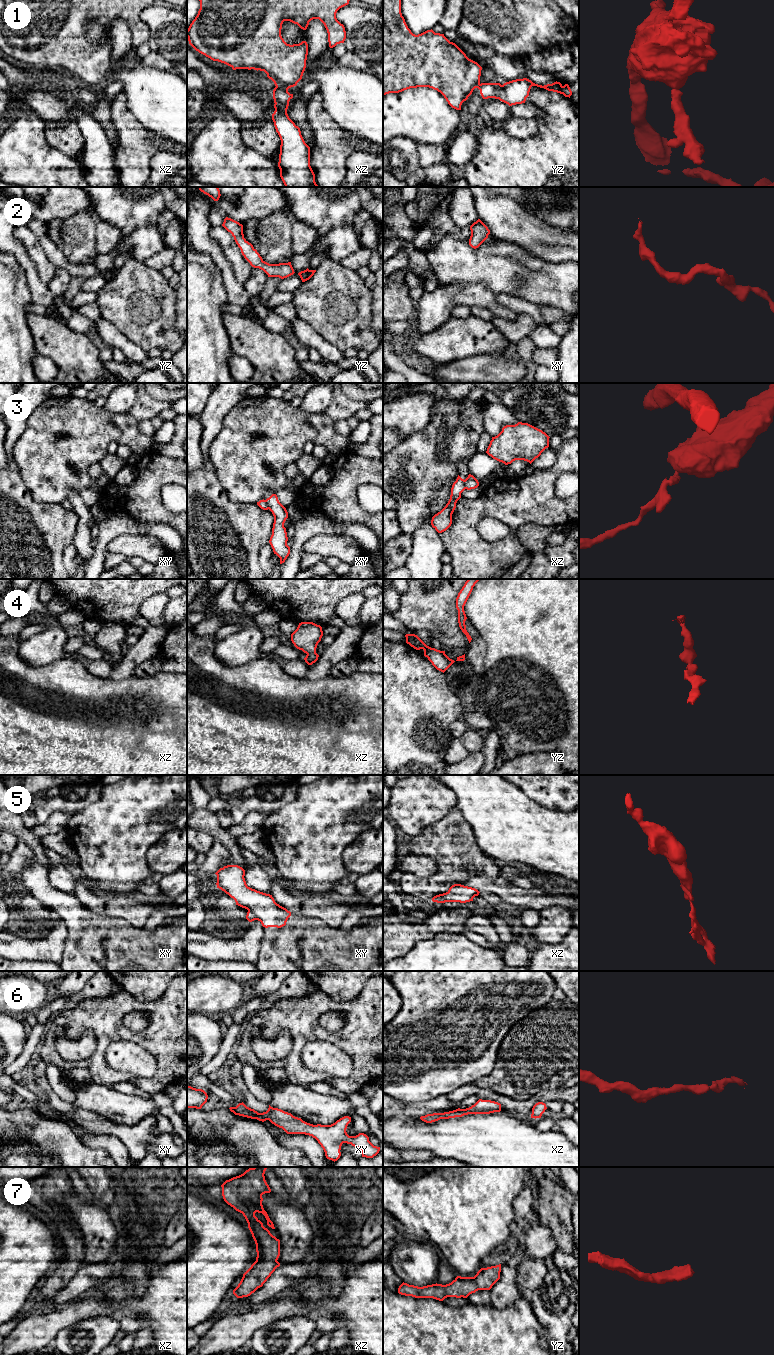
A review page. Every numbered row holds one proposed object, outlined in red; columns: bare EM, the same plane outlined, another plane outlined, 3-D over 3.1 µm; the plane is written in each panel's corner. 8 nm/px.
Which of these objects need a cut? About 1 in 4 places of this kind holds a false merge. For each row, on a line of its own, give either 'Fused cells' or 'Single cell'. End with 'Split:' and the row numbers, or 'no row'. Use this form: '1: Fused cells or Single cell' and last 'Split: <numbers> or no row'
1: Fused cells
2: Single cell
3: Fused cells
4: Single cell
5: Single cell
6: Single cell
7: Single cell
Split: 1, 3

